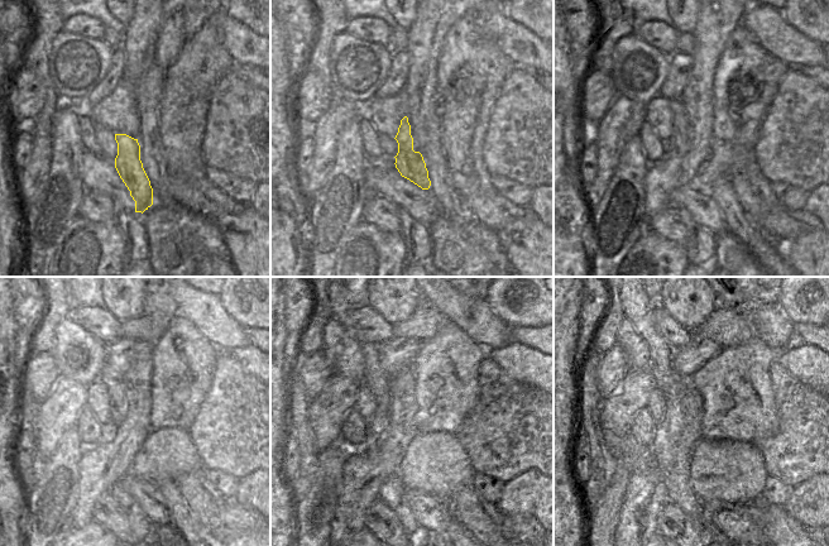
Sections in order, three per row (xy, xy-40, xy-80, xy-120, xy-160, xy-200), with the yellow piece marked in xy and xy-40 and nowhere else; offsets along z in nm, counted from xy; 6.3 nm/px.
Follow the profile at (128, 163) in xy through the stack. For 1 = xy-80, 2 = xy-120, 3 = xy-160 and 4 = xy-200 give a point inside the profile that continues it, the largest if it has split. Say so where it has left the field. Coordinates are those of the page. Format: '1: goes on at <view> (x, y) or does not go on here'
1: goes on at xy-80 (681, 137)
2: goes on at xy-120 (118, 405)
3: goes on at xy-160 (377, 379)
4: goes on at xy-200 (637, 307)

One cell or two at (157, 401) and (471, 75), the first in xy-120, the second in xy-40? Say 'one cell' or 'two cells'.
two cells

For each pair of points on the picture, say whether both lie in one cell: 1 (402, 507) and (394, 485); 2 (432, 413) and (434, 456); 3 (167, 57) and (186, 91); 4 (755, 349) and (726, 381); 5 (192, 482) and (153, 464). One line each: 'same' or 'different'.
1: same
2: different
3: different
4: same
5: different

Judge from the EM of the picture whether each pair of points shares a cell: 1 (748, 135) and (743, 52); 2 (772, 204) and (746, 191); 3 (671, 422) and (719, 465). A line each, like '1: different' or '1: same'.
1: different
2: same
3: different

